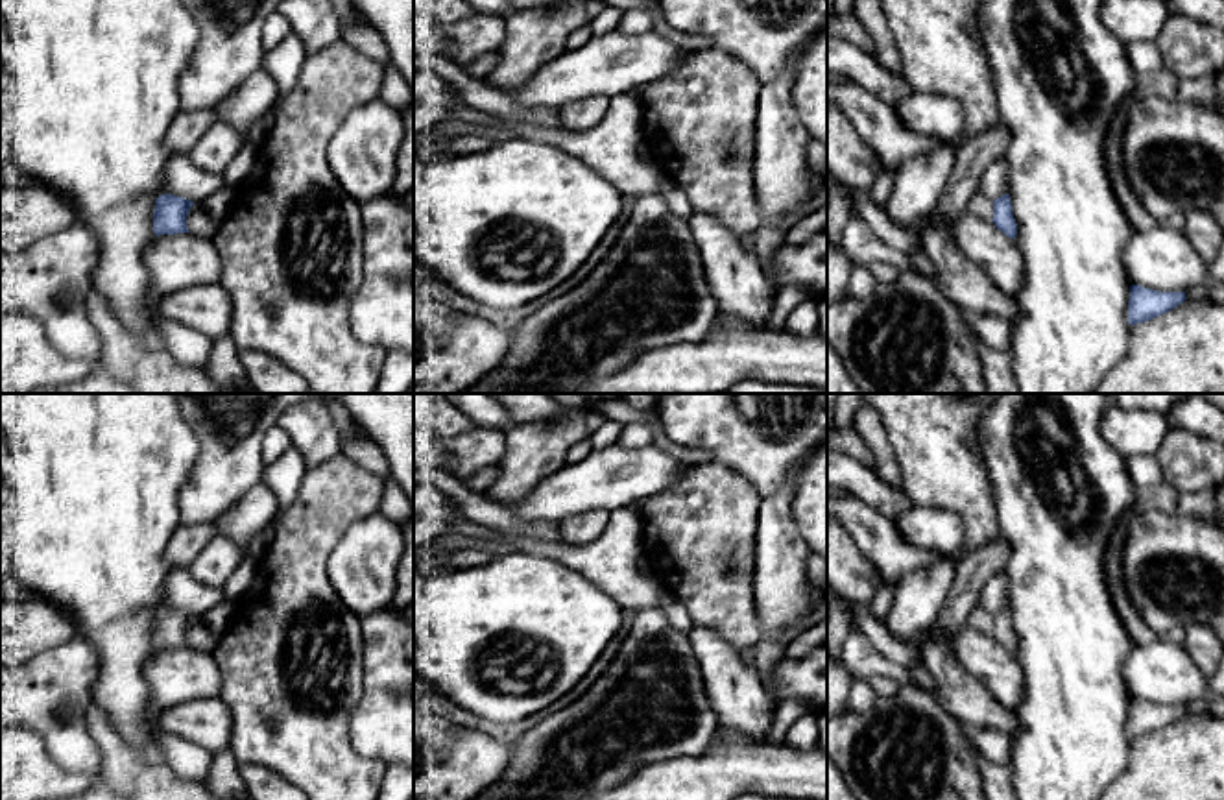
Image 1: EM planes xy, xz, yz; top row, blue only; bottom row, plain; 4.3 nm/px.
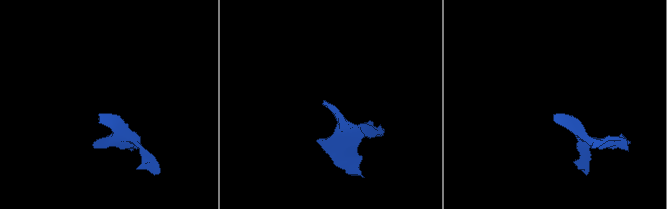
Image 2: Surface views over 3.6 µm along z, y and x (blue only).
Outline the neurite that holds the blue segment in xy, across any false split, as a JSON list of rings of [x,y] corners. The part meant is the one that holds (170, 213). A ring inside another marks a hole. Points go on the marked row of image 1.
[[[186,153],[170,157],[150,227],[157,236],[190,233],[186,227],[190,207],[223,187],[227,187],[223,174],[198,168]]]

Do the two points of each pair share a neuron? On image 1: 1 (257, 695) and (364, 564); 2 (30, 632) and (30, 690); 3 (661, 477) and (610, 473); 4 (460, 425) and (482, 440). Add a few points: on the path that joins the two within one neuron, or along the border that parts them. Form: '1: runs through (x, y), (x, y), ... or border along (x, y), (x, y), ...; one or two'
1: border along (329, 553), (329, 582), (336, 597), (360, 619); two
2: border along (69, 640), (19, 666); two
3: runs through (648, 473), (623, 473); one
4: border along (477, 427), (444, 438); two

